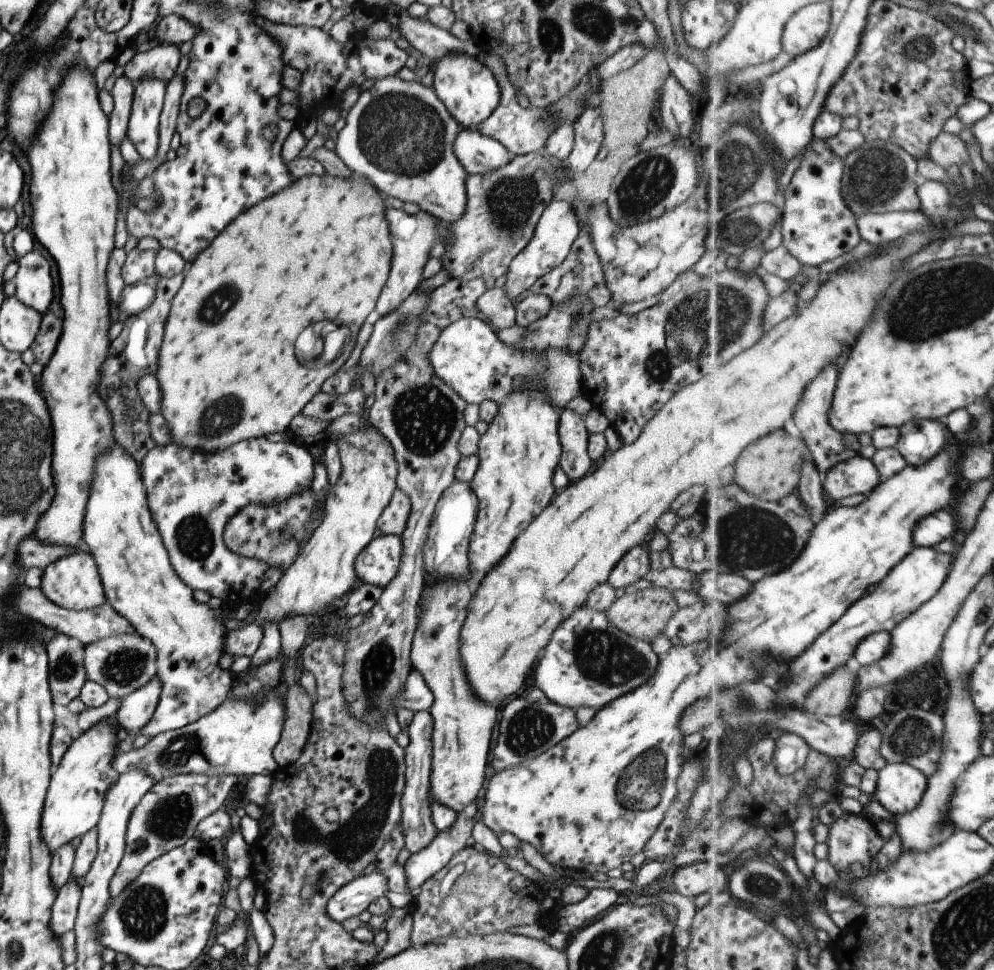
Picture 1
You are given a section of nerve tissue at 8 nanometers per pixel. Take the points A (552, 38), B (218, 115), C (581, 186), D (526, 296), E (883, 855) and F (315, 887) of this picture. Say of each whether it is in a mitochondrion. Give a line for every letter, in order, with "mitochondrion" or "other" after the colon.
A: mitochondrion
B: other
C: other
D: other
E: other
F: mitochondrion

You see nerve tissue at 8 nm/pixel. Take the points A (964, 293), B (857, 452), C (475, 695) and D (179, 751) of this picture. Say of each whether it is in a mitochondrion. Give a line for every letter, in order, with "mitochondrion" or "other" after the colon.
A: mitochondrion
B: other
C: other
D: mitochondrion

